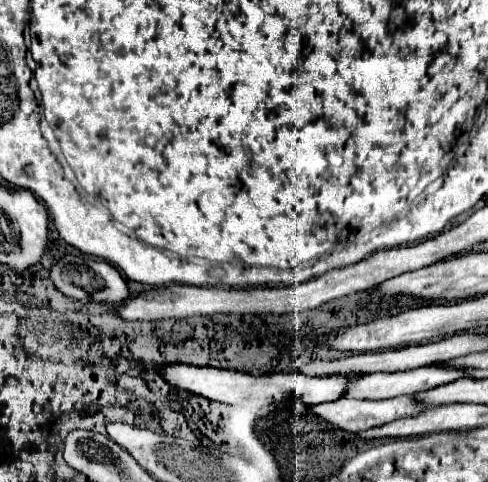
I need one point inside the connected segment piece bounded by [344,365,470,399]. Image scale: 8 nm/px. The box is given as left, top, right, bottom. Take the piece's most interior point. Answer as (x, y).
(376, 385)

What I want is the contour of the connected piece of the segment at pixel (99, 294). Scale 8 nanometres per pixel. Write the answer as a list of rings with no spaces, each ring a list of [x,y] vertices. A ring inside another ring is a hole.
[[[64,255],[62,259],[56,261],[52,273],[50,273],[54,285],[68,297],[88,303],[108,303],[108,305],[120,305],[124,301],[130,299],[130,289],[124,281],[124,277],[120,275],[120,271],[106,263],[106,261],[96,261],[96,259],[88,259],[82,255]]]

